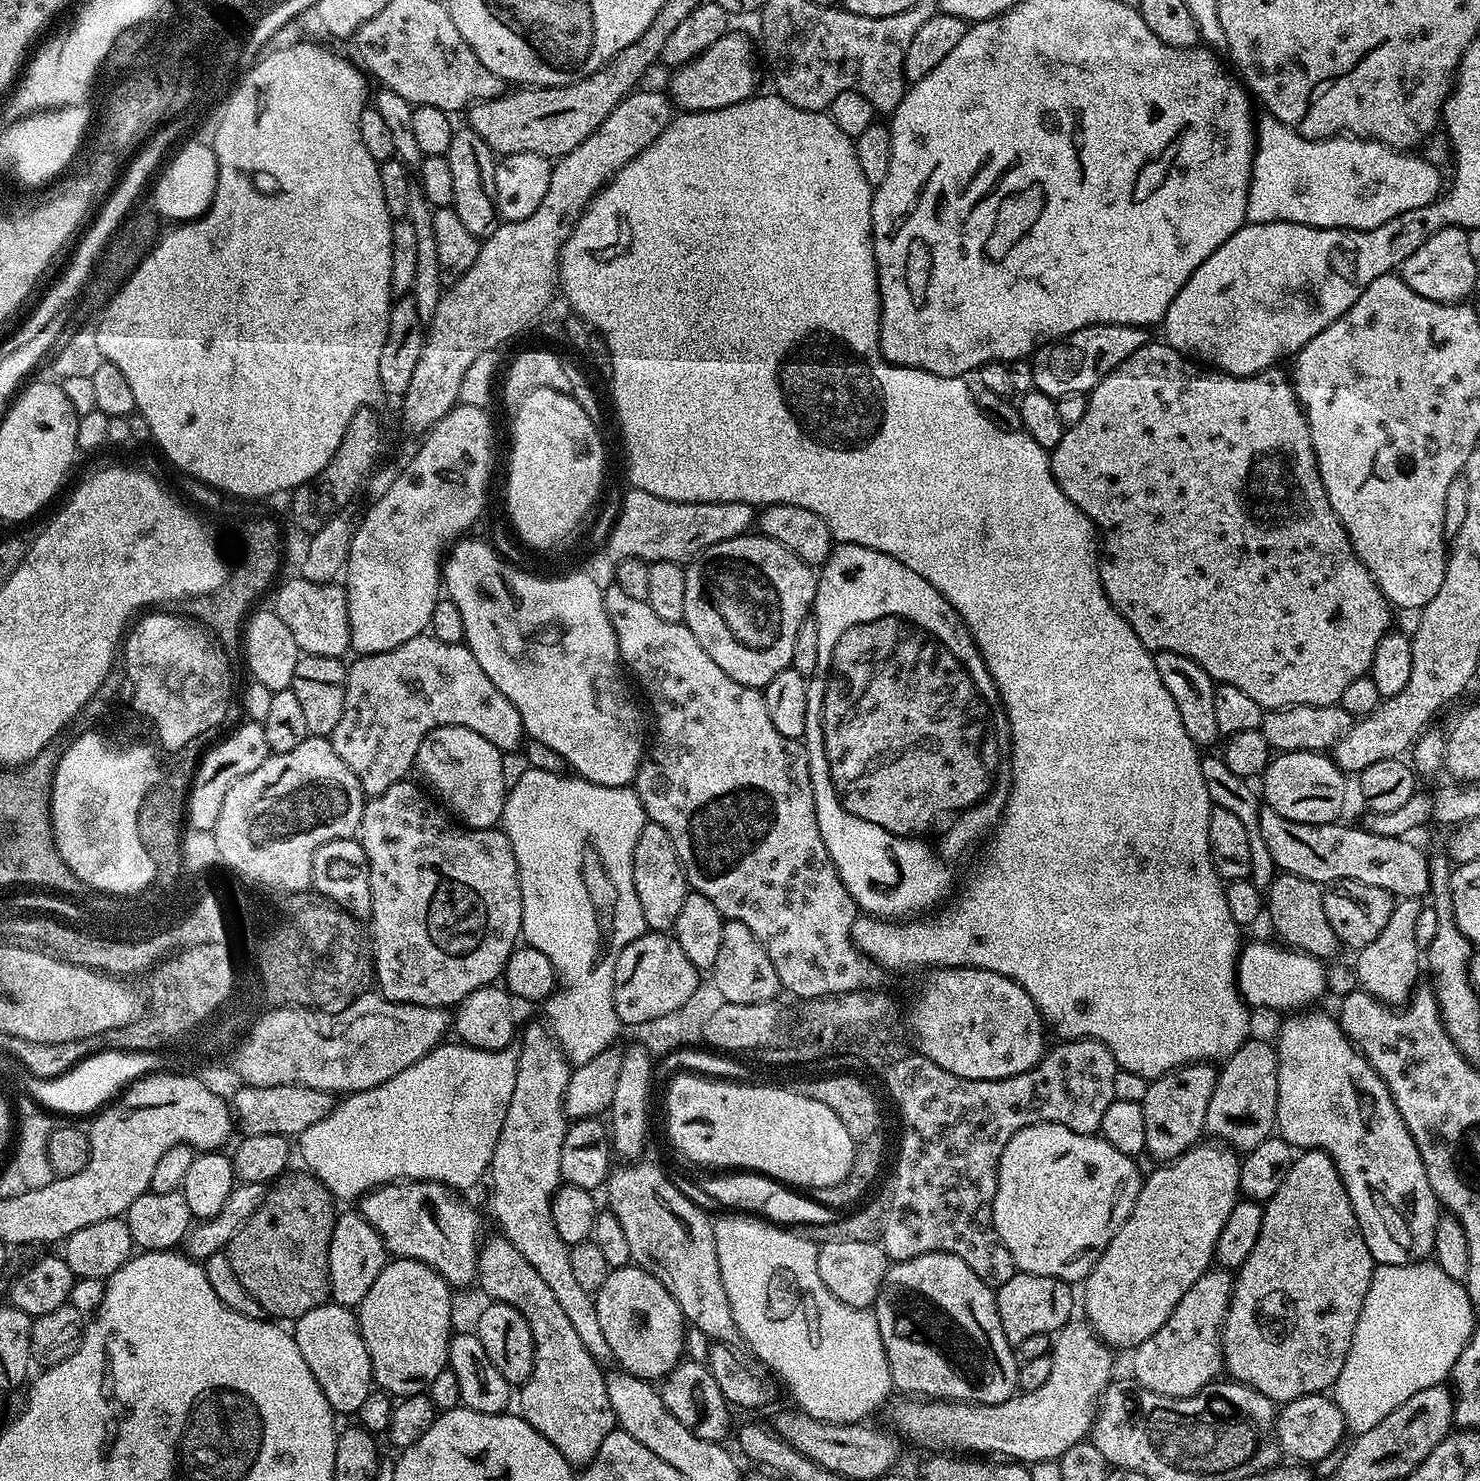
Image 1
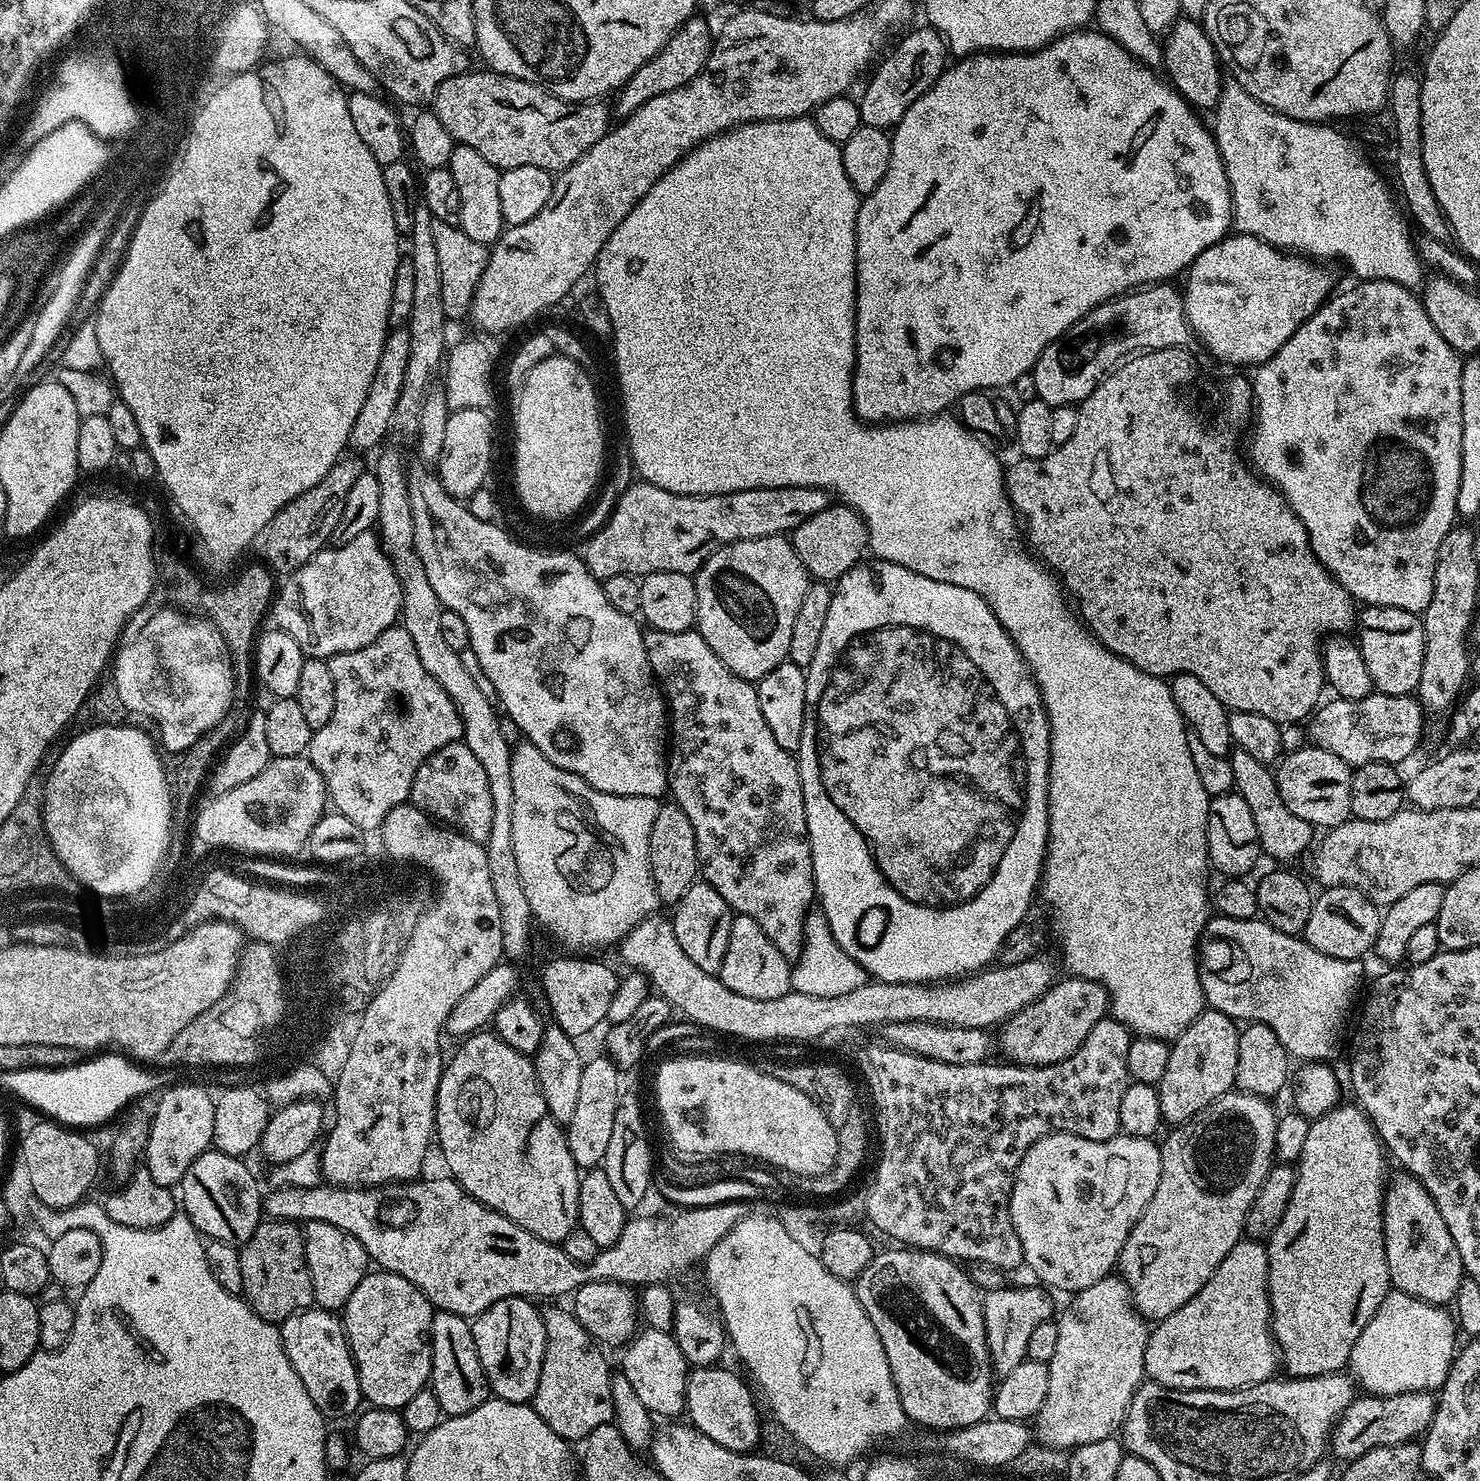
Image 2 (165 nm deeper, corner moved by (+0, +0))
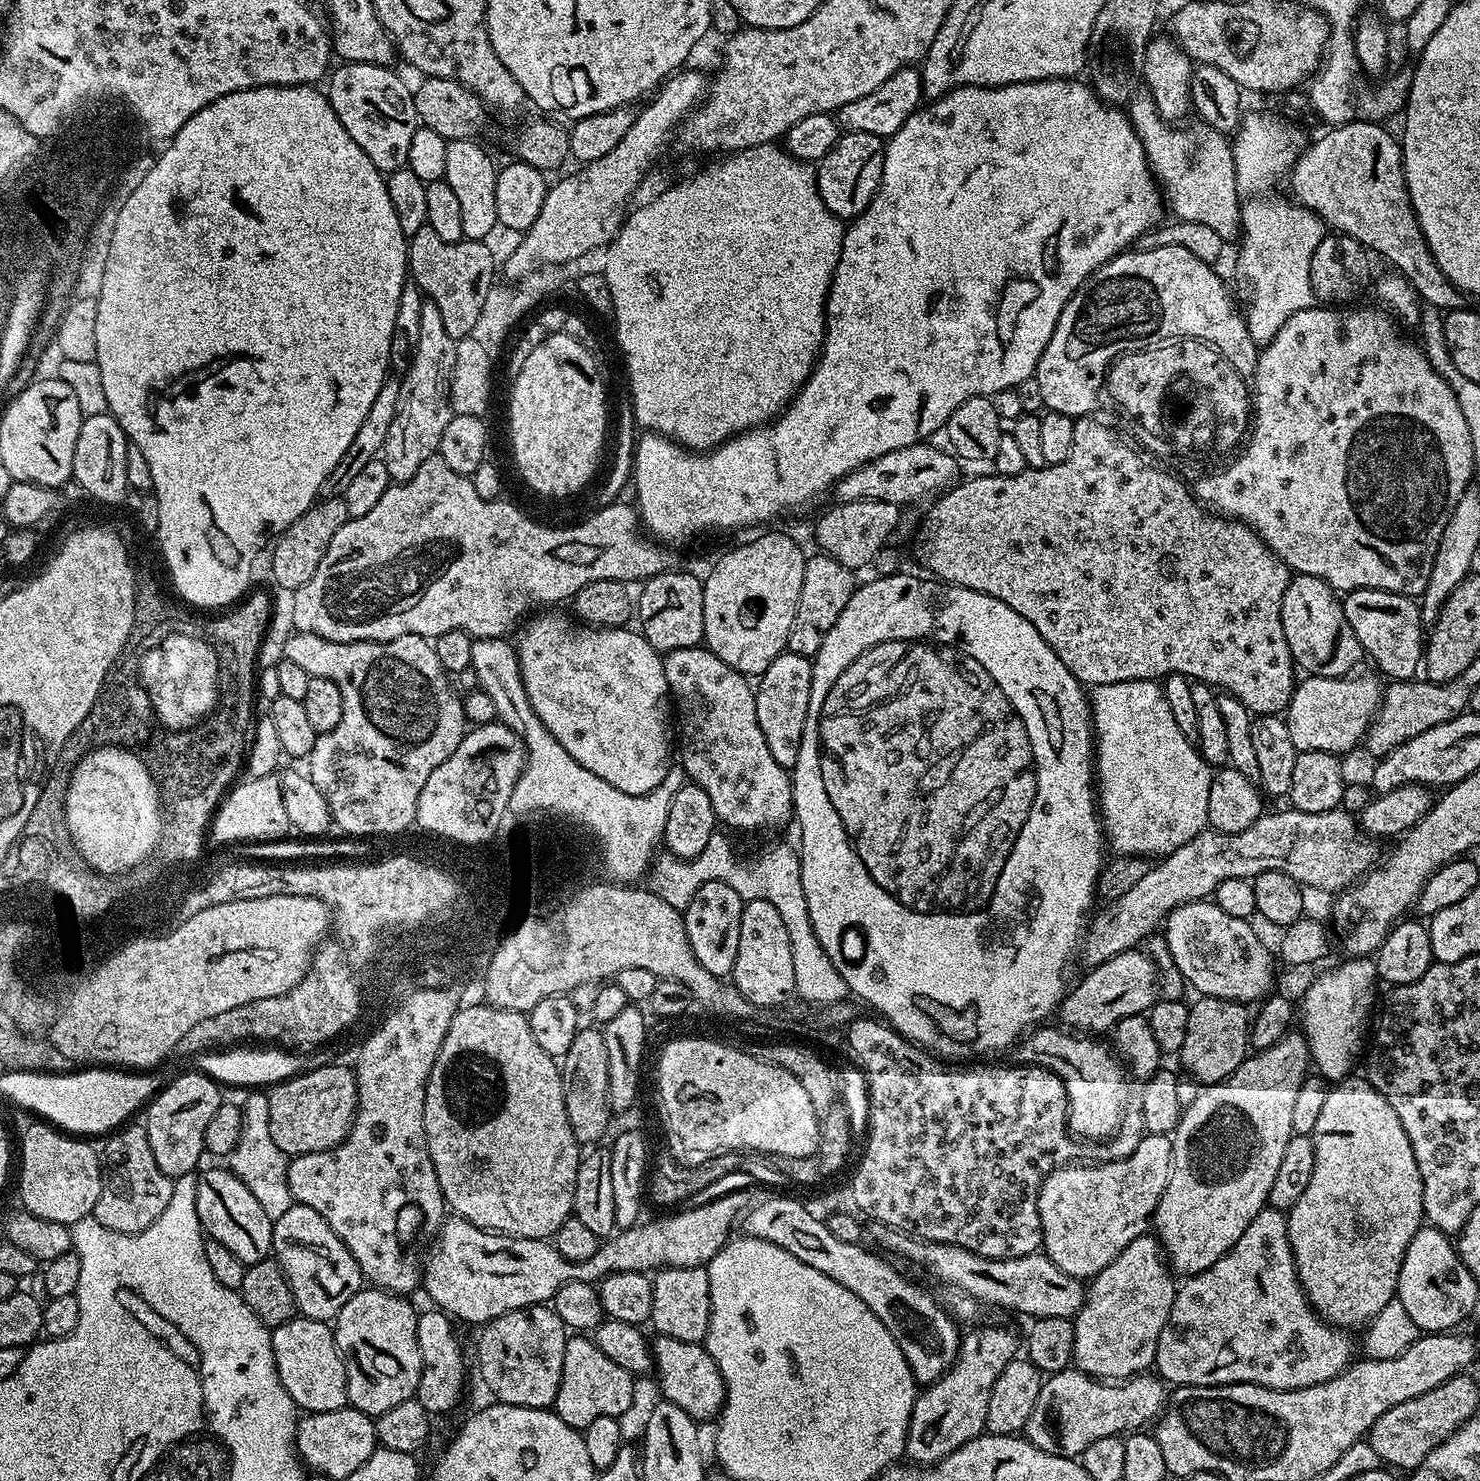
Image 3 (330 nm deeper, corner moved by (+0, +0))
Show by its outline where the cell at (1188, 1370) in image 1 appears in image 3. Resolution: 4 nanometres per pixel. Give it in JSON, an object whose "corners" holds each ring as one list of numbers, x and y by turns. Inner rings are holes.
{"corners":[[1265,1206,1258,1214,1258,1218,1254,1218,1254,1222,1246,1226,1246,1234,1242,1234,1242,1238,1238,1238,1238,1242,1234,1242,1234,1246,1230,1246,1230,1250,1222,1254,1222,1258,1218,1258,1214,1266,1202,1270,1196,1276,1187,1277,1183,1283,1176,1289,1174,1306,1170,1306,1166,1326,1162,1326,1162,1334,1158,1338,1156,1347,1155,1371,1160,1379,1169,1385,1216,1388,1219,1384,1257,1384,1274,1390,1298,1390,1306,1386,1318,1386,1322,1382,1330,1382,1342,1369,1353,1363,1352,1340,1348,1337,1351,1335,1347,1331,1337,1330,1331,1324,1327,1324,1324,1317,1319,1312,1313,1312,1311,1304,1308,1303,1308,1296,1304,1293,1304,1287,1300,1285,1300,1279,1296,1273,1296,1263,1288,1237,1288,1217,1274,1207]]}

